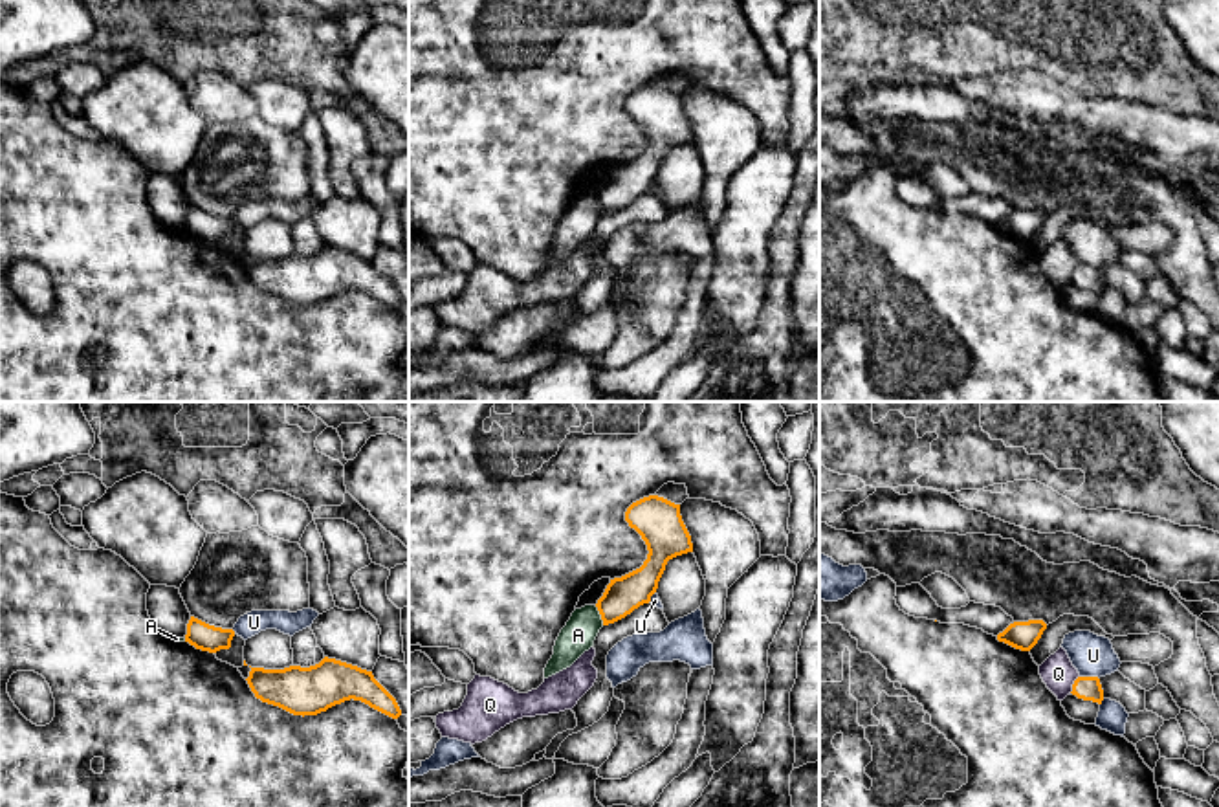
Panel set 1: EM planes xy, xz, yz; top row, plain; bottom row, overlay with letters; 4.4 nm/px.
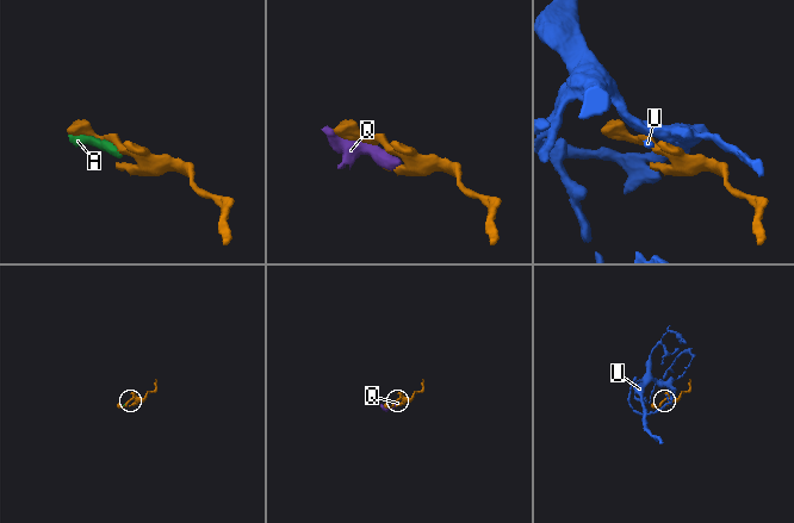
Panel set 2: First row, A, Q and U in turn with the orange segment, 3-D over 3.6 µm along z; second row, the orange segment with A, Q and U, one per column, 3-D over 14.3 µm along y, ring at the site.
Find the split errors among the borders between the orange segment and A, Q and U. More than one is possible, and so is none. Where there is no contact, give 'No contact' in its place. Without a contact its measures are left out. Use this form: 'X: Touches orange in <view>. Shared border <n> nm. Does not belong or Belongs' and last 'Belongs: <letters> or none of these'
A: Touches orange in xz. Shared border 100 nm. Does not belong
Q: Touches orange in yz. Shared border 90 nm. Does not belong
U: Touches orange in yz. Shared border 90 nm. Does not belong
Belongs: none of these

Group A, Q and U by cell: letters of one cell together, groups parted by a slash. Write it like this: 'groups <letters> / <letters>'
groups A Q / U

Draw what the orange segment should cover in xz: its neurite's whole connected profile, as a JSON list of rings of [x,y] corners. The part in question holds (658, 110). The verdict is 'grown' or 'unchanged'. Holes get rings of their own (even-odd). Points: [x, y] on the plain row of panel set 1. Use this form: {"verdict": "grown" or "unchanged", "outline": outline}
{"verdict": "unchanged", "outline": [[[649,84],[627,97],[625,110],[642,125],[649,143],[640,158],[614,167],[607,174],[596,193],[603,215],[614,213],[640,194],[649,193],[667,150],[693,141],[691,125],[680,105],[680,94]]]}

